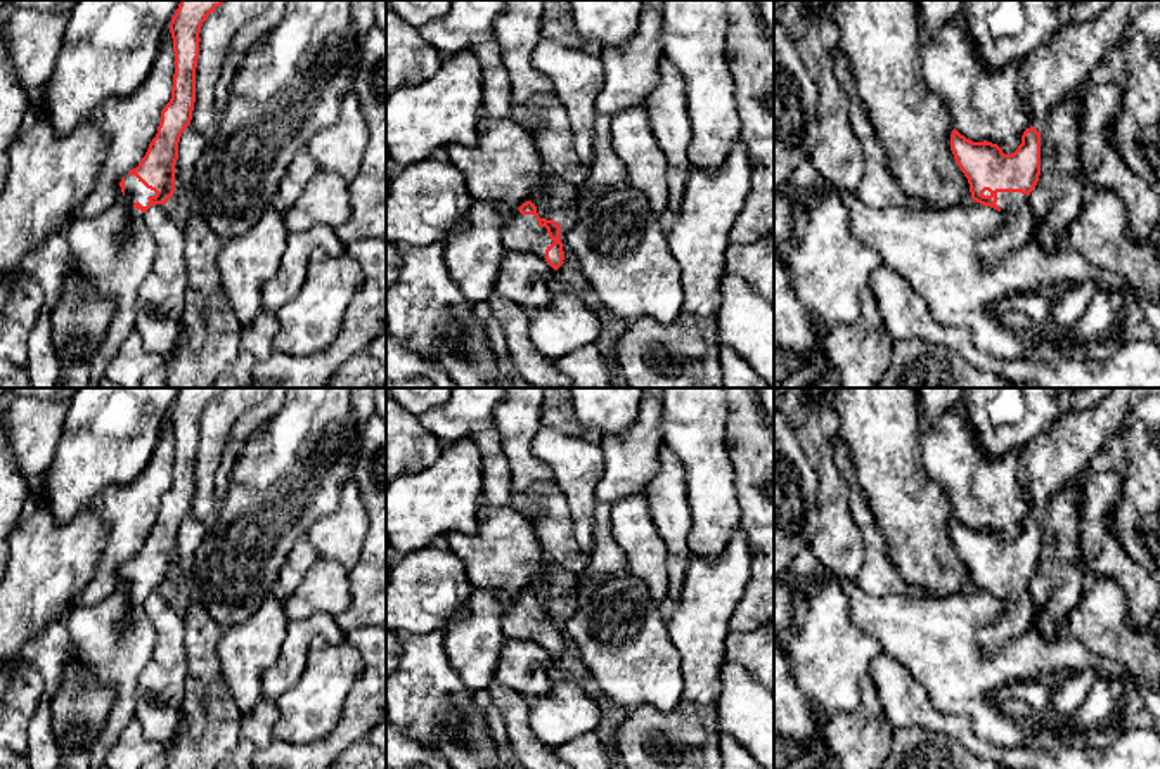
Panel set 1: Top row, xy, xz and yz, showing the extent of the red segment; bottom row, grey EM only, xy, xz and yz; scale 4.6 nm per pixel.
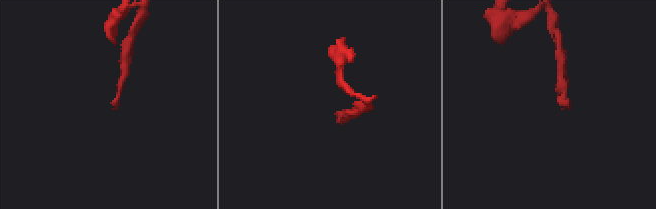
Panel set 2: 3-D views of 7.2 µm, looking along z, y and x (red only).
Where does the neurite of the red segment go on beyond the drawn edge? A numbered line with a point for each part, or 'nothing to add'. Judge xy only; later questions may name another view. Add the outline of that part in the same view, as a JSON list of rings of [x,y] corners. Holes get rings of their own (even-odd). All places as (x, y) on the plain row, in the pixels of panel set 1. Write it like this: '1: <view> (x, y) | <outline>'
1: xy (115, 639) | [[[135,563],[125,565],[121,589],[95,606],[76,608],[68,618],[71,644],[90,677],[107,684],[116,698],[102,729],[85,738],[92,769],[106,766],[106,755],[133,719],[139,675],[149,663],[158,639],[133,592],[149,592],[156,584]]]

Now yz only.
1: yz (1018, 613) | [[[997,580],[1001,596],[1001,615],[978,629],[976,641],[983,656],[996,655],[1021,634],[1028,632],[1035,622],[1035,608],[1028,592],[1028,584],[1021,580]]]

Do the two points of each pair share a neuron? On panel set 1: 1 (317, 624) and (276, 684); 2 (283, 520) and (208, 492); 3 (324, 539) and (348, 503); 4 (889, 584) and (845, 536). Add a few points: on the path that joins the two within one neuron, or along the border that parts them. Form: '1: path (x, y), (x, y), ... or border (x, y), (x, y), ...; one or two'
1: path (302, 639), (295, 646), (288, 669); one
2: border (220, 503), (217, 520), (208, 527); two
3: path (333, 530), (348, 511); one
4: border (854, 516), (863, 542), (863, 565), (856, 581); two

